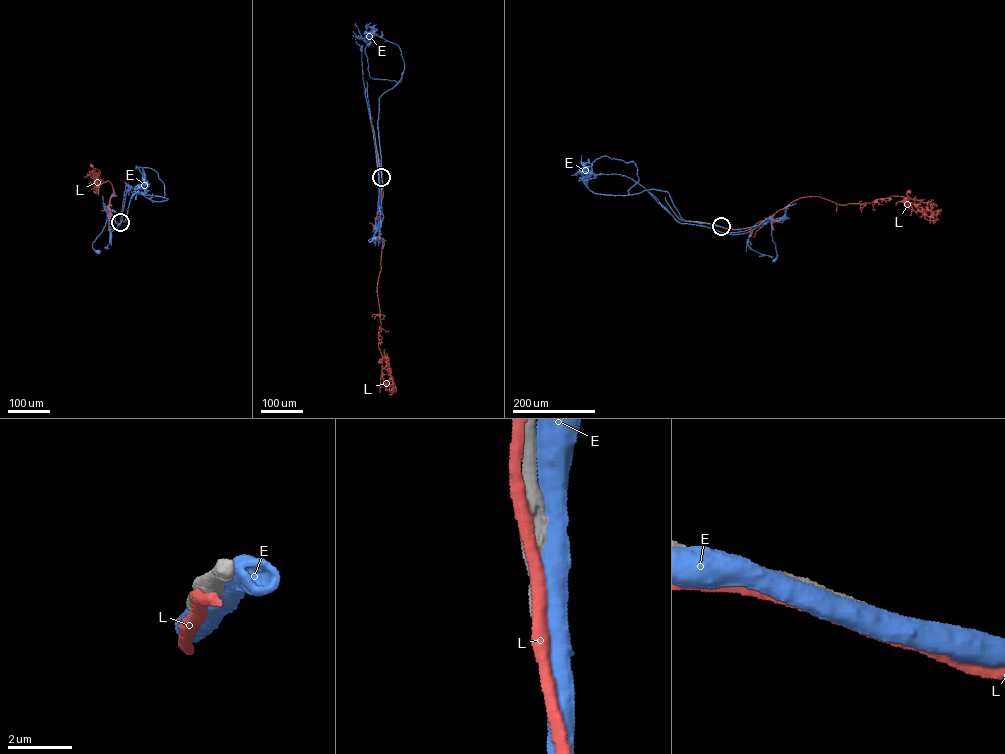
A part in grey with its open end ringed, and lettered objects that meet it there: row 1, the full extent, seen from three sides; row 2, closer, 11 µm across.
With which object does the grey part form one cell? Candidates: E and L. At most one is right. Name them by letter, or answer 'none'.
none

